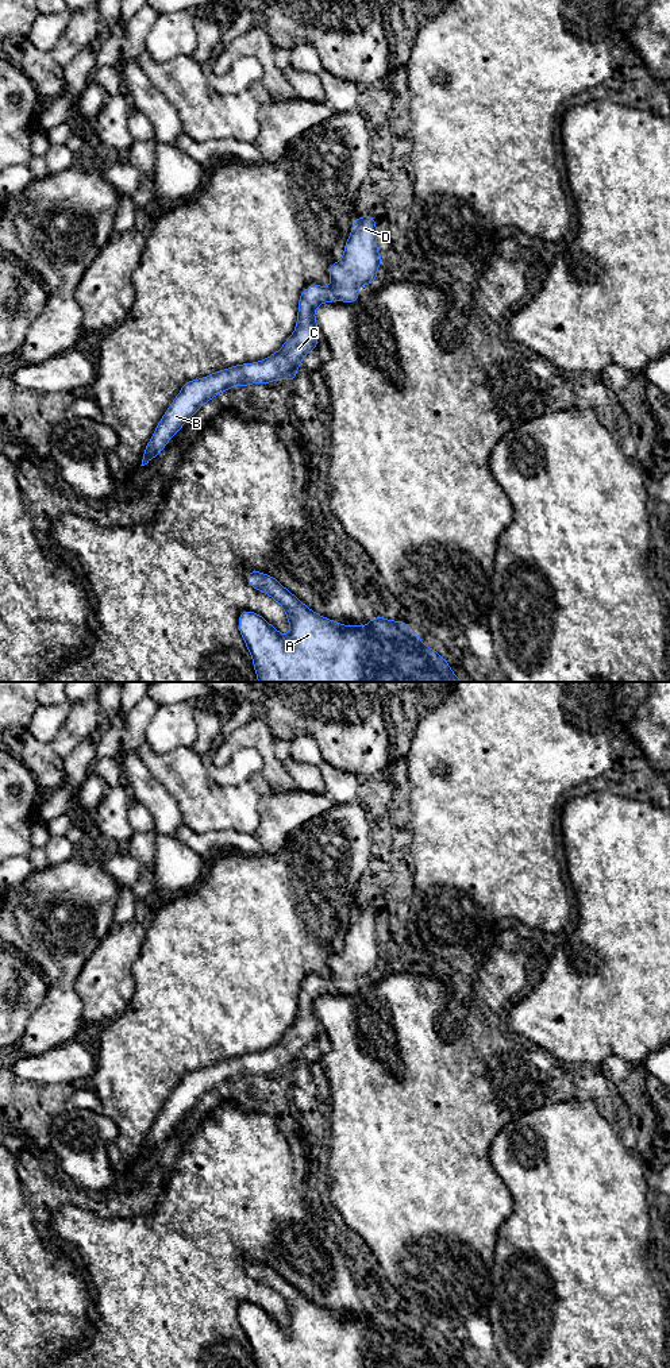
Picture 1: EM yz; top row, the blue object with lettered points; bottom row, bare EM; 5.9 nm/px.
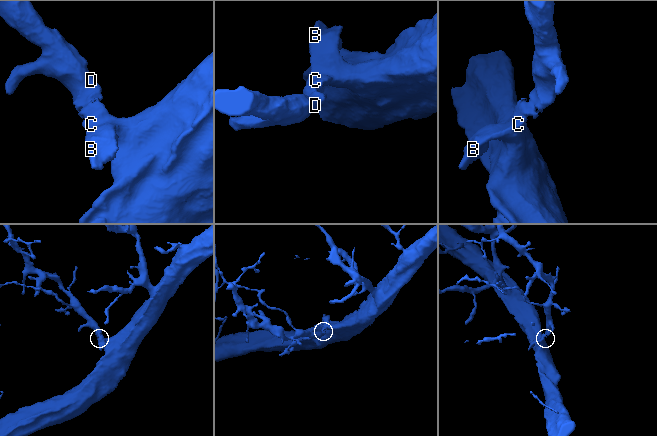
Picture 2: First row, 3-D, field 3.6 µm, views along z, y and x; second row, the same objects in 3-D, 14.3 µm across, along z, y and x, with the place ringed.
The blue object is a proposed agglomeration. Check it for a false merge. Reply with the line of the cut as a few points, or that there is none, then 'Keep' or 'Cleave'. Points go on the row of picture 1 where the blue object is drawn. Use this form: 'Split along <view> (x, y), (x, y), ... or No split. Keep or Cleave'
No split. Keep

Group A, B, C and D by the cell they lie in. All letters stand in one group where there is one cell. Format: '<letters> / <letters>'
A B C D

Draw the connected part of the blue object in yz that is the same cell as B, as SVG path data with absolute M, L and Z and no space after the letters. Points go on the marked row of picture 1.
M357 217L344 254L339 262L330 266L331 285L323 288L315 284L301 292L299 300L297 324L285 344L273 355L257 362L243 363L220 370L205 378L188 381L162 416L149 444L142 465L147 465L169 443L172 436L212 397L234 386L246 388L250 384L270 384L277 378L296 379L296 373L304 357L317 346L320 328L315 320L315 309L323 302L340 300L355 302L358 289L376 282L377 269L384 262L377 250L377 227L374 217Z

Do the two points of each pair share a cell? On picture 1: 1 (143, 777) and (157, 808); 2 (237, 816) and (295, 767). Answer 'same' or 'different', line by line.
1: same
2: different

